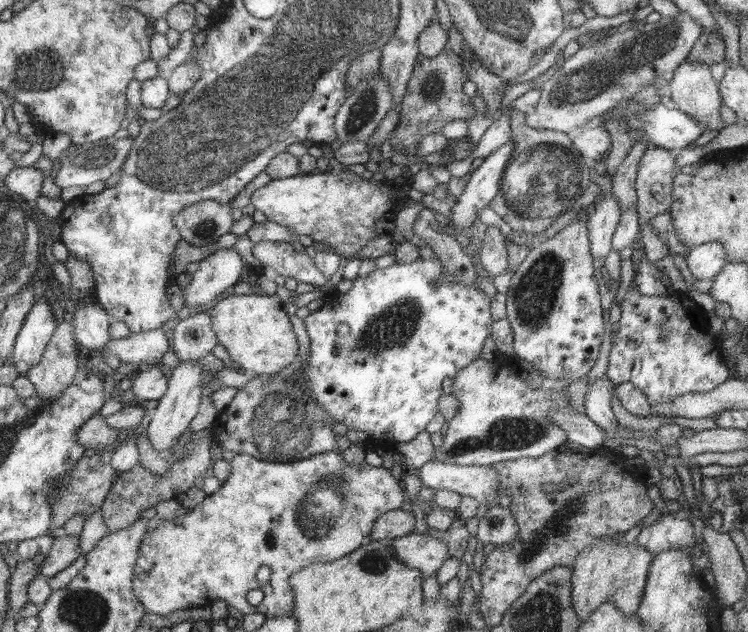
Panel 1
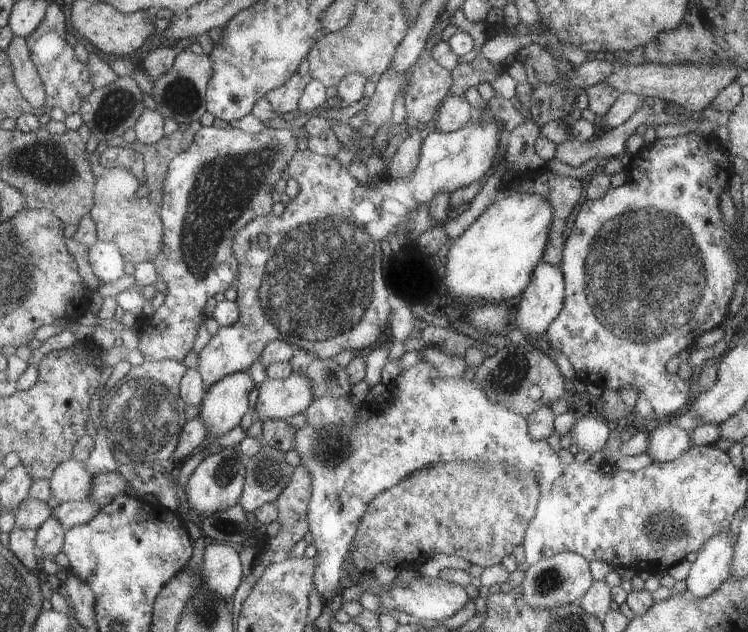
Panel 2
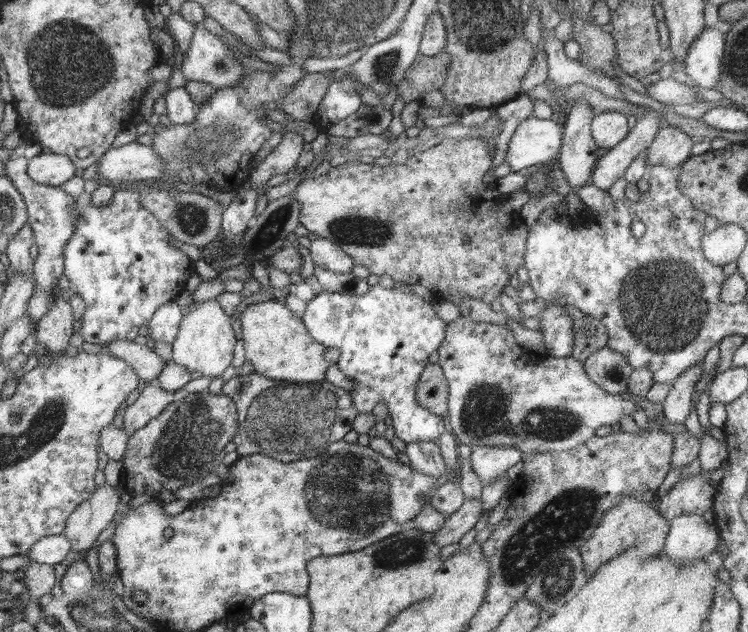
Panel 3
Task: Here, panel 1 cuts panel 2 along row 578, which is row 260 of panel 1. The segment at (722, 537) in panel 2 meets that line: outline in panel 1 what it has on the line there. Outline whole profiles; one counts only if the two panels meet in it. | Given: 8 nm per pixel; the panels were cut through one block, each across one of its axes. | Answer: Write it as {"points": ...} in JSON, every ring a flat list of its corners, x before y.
{"points":[[719,242,690,248,685,259,692,276,698,281,714,278,727,263,724,245]]}

